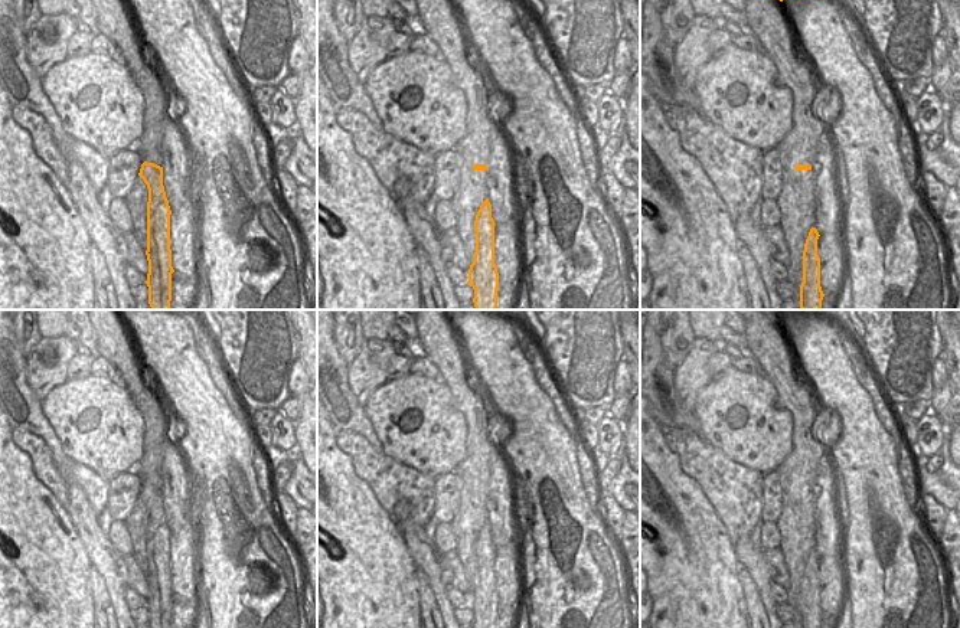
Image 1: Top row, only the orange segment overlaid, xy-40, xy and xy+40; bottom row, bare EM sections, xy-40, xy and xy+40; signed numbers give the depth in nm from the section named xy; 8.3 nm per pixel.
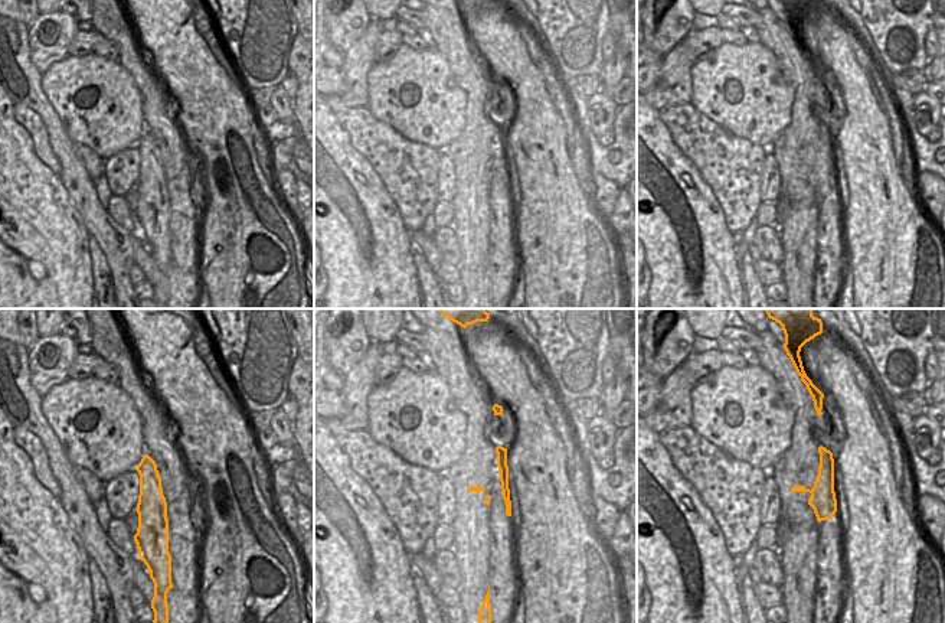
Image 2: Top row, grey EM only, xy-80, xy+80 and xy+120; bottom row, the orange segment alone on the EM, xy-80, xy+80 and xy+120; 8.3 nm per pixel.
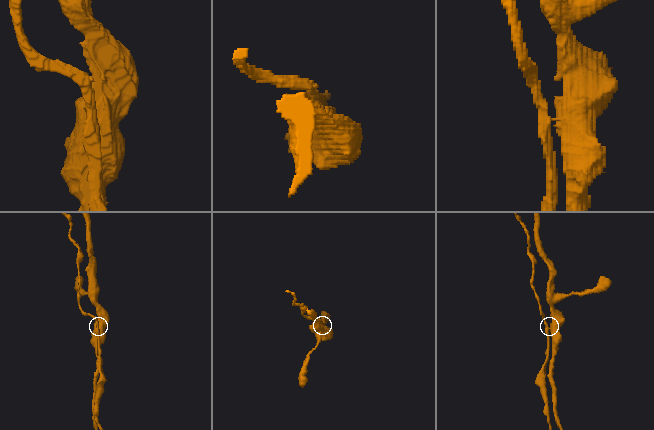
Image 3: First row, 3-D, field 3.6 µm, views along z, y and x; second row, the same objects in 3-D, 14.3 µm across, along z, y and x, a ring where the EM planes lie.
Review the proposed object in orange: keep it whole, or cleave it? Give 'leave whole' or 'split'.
split

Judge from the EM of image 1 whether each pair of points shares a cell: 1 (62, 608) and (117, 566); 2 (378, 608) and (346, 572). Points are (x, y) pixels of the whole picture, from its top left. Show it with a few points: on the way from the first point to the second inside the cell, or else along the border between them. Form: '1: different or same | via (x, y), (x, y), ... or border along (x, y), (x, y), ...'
1: different | border along (78, 535), (92, 565)
2: same | via (371, 599), (355, 581)

